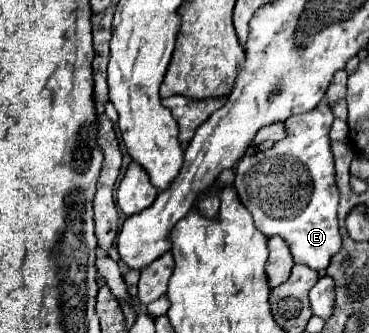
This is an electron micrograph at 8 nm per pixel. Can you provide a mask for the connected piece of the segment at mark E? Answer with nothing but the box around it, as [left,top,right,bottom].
[233,98,341,270]

